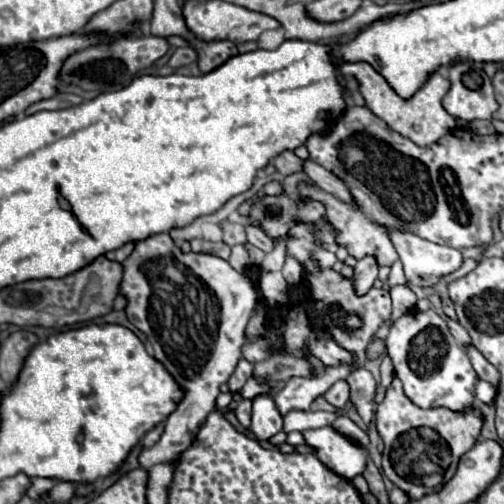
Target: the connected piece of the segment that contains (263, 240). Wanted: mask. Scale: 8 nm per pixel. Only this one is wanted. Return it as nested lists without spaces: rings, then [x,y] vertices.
[[[245,225],[245,231],[247,231],[247,241],[253,243],[255,247],[259,247],[259,249],[263,249],[263,251],[271,251],[271,249],[273,249],[271,239],[269,239],[259,227],[255,227],[255,225]]]

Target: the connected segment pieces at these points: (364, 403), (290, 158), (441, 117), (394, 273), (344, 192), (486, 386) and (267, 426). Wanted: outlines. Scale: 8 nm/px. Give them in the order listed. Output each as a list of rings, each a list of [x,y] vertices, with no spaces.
[[[355,369],[347,379],[349,391],[351,391],[351,403],[355,405],[357,413],[368,425],[375,413],[375,391],[377,391],[377,381],[367,369]]]
[[[283,151],[275,161],[275,167],[281,175],[293,175],[293,173],[301,173],[303,171],[303,161],[293,153],[293,151]]]
[[[341,63],[341,73],[345,77],[353,77],[359,83],[359,91],[363,93],[367,107],[379,117],[383,119],[393,131],[401,133],[403,137],[409,137],[413,143],[417,143],[419,147],[431,145],[437,139],[441,139],[443,135],[447,135],[449,131],[455,129],[455,117],[451,117],[443,105],[441,105],[441,97],[447,93],[449,89],[449,79],[443,77],[441,73],[433,73],[427,83],[411,97],[411,99],[403,99],[399,97],[389,83],[369,65],[369,63]]]
[[[395,261],[395,263],[391,265],[391,273],[389,273],[387,283],[389,283],[389,287],[405,285],[405,283],[407,283],[407,279],[405,279],[405,275],[403,275],[403,265],[401,265],[399,261]]]
[[[305,161],[305,173],[317,183],[317,187],[321,187],[323,191],[335,195],[335,199],[339,199],[339,201],[343,201],[343,203],[355,205],[355,199],[353,199],[351,191],[349,191],[349,189],[345,187],[345,183],[343,183],[339,177],[335,177],[331,171],[323,169],[321,165],[317,165],[317,163],[313,163],[313,161]]]
[[[483,379],[477,381],[477,385],[475,385],[475,397],[477,397],[479,401],[491,403],[491,401],[495,399],[495,393],[497,393],[497,389],[495,389],[491,383],[487,383],[487,381],[483,381]]]
[[[257,395],[253,399],[251,431],[255,433],[257,441],[269,441],[273,435],[283,431],[283,417],[275,409],[275,403],[271,397]]]

